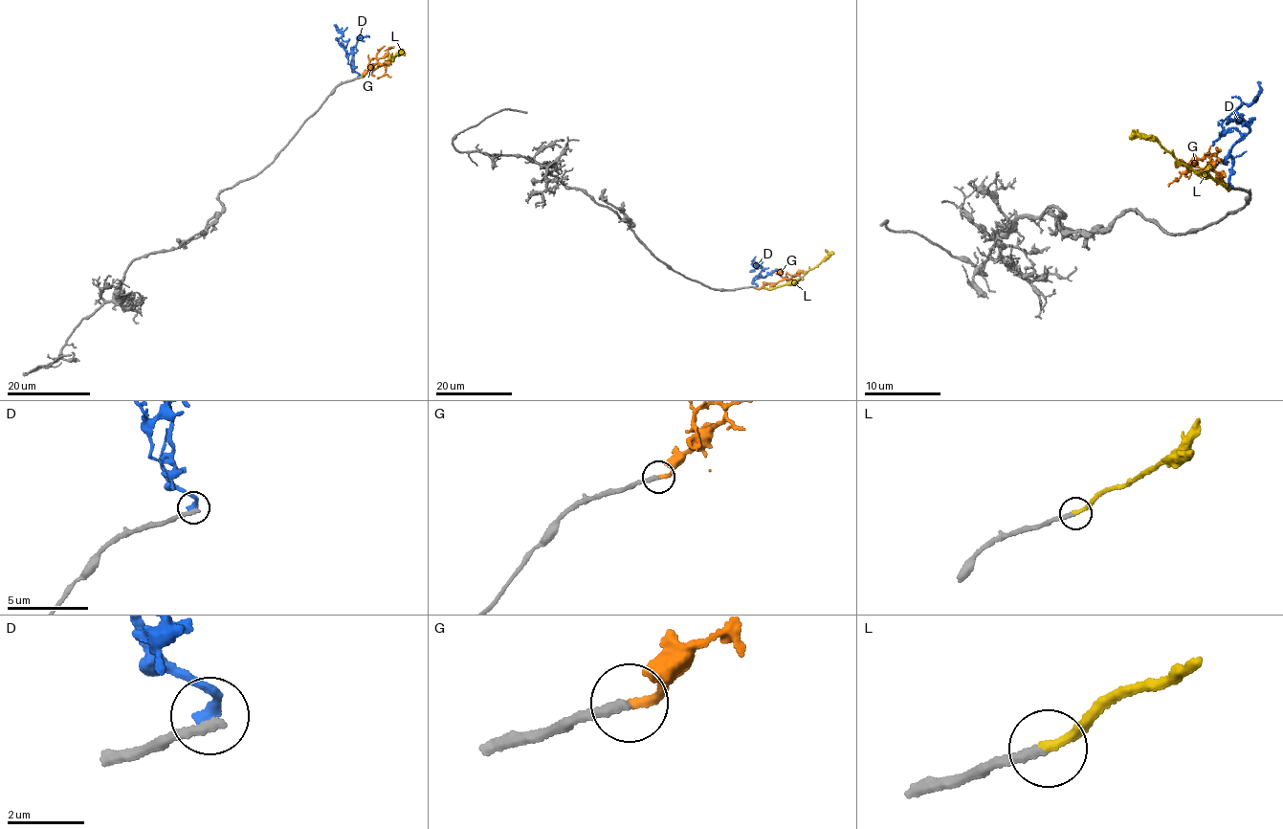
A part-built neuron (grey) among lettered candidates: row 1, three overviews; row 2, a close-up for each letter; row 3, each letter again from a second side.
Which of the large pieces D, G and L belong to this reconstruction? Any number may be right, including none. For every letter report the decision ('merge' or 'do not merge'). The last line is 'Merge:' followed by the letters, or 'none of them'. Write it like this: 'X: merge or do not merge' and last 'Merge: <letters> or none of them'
D: do not merge
G: do not merge
L: merge
Merge: L

